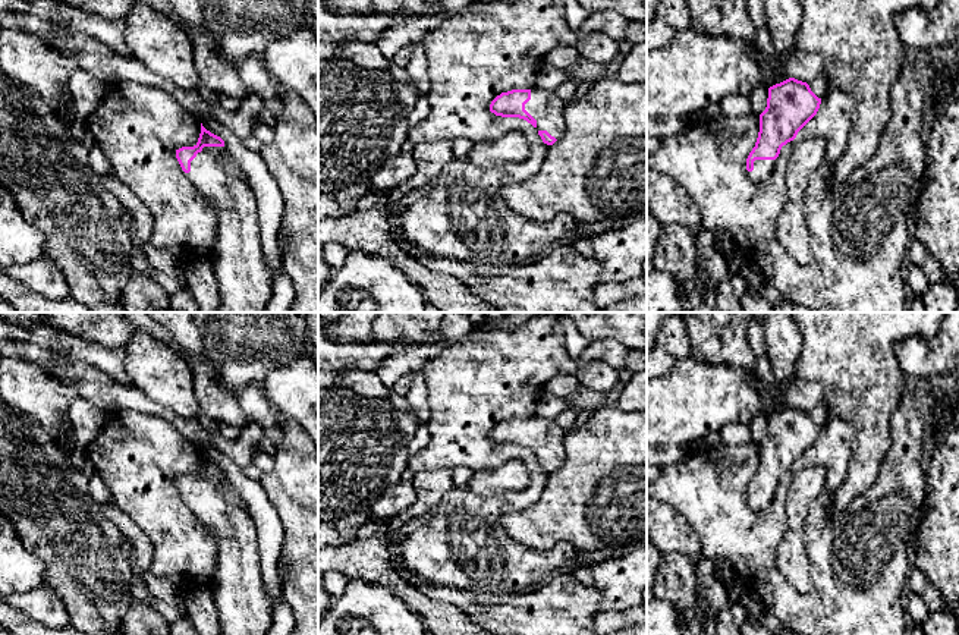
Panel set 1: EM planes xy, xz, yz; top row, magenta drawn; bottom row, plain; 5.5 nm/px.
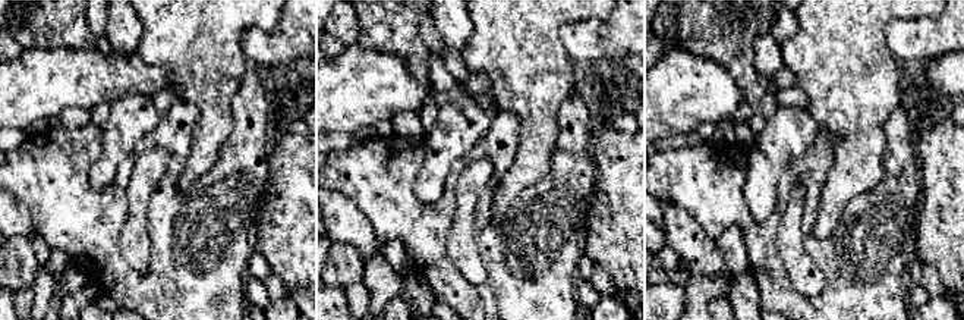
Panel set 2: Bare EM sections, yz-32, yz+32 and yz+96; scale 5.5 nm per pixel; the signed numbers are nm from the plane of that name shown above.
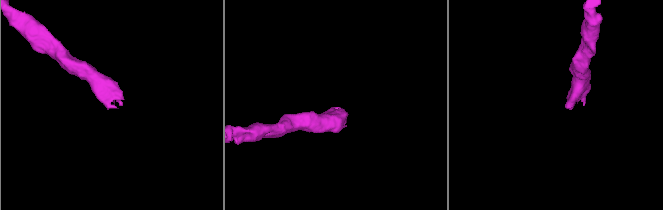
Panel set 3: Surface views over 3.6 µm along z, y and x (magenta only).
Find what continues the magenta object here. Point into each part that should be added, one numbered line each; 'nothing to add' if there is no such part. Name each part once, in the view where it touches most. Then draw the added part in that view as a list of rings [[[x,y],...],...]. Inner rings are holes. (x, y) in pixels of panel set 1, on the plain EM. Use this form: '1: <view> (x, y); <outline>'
1: xy (244, 607); [[[204,475],[191,490],[191,500],[186,502],[217,540],[217,566],[211,588],[218,613],[220,635],[267,635],[271,626],[271,601],[261,576],[257,526],[246,510],[226,499],[224,477]]]

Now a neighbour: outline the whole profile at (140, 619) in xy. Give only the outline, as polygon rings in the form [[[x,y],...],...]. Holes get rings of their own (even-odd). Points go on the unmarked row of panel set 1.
[[[133,598],[122,616],[123,635],[170,635],[170,623],[145,603]]]

